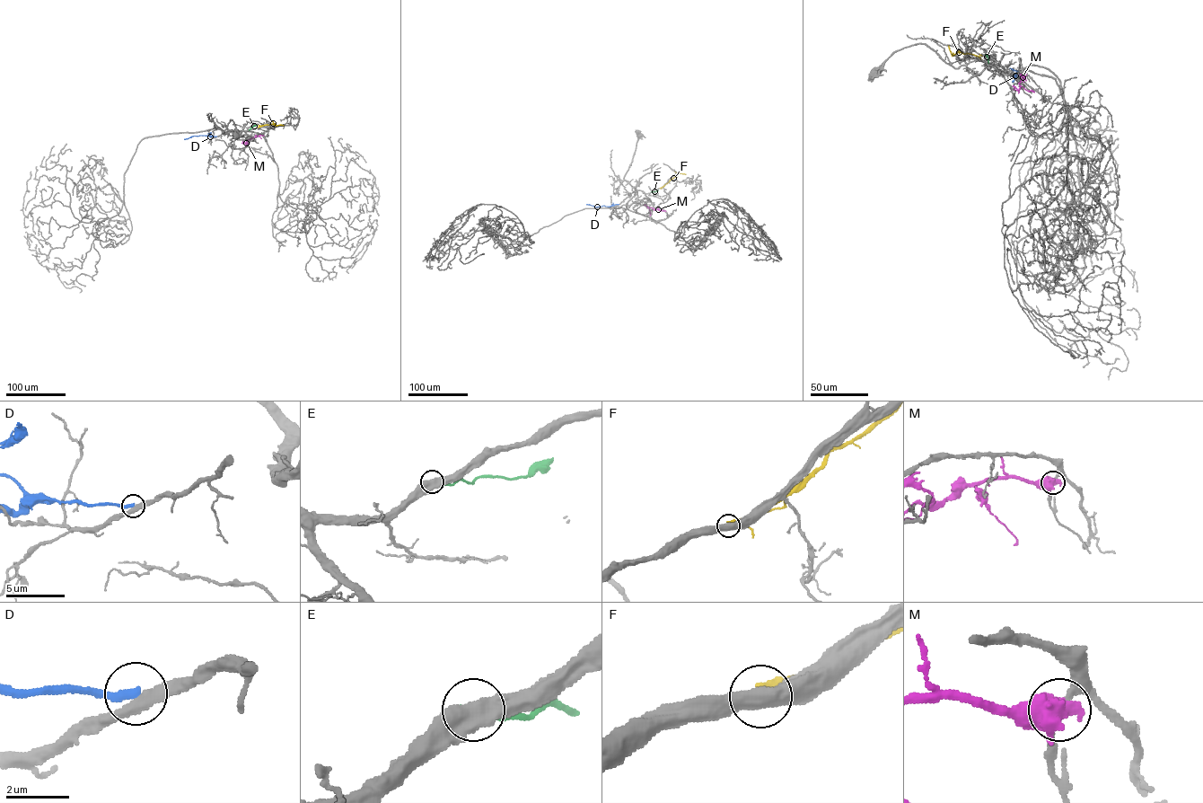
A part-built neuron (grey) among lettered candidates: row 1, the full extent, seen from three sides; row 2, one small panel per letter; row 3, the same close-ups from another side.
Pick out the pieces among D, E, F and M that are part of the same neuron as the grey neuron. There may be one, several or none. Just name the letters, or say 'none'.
none

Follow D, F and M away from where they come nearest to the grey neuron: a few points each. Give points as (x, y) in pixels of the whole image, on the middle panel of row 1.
D: (619, 204), (595, 207), (586, 204)
F: (660, 188), (677, 173), (686, 174)
M: (665, 211), (650, 207), (649, 216)

